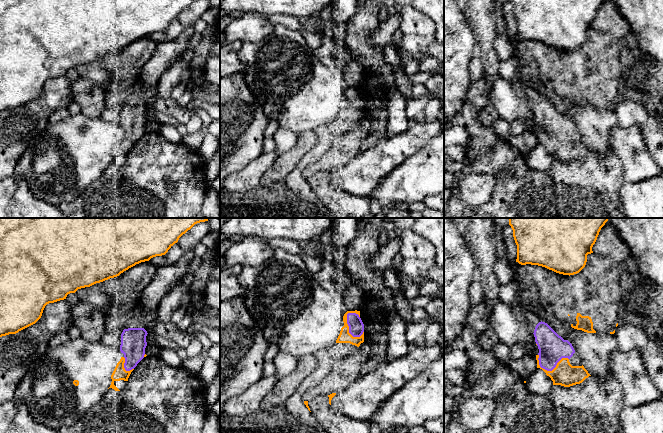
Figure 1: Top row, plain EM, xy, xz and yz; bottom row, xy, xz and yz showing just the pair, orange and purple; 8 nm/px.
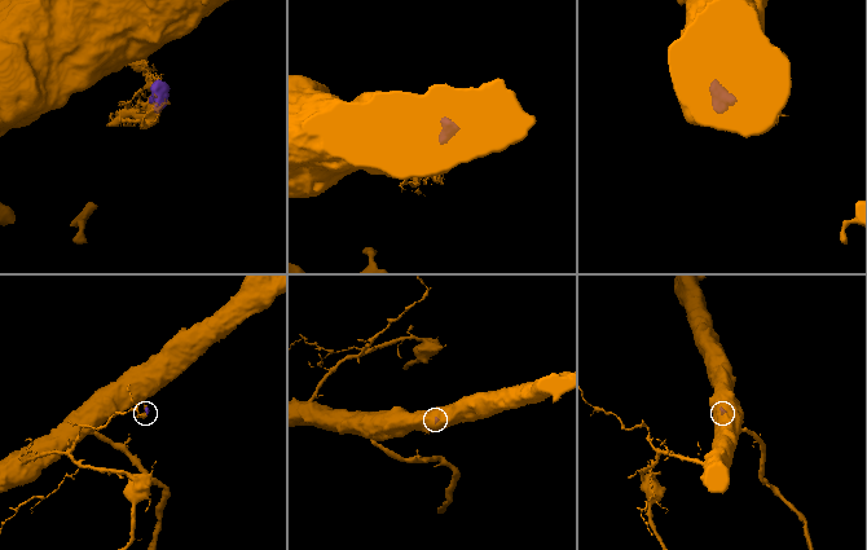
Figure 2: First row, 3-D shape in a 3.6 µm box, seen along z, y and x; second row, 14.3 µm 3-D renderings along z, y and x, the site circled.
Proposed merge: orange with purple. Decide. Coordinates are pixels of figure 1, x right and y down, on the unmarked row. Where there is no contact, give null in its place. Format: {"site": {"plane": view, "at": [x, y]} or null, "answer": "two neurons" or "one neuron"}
{"site": {"plane": "xz", "at": [348, 103]}, "answer": "two neurons"}

